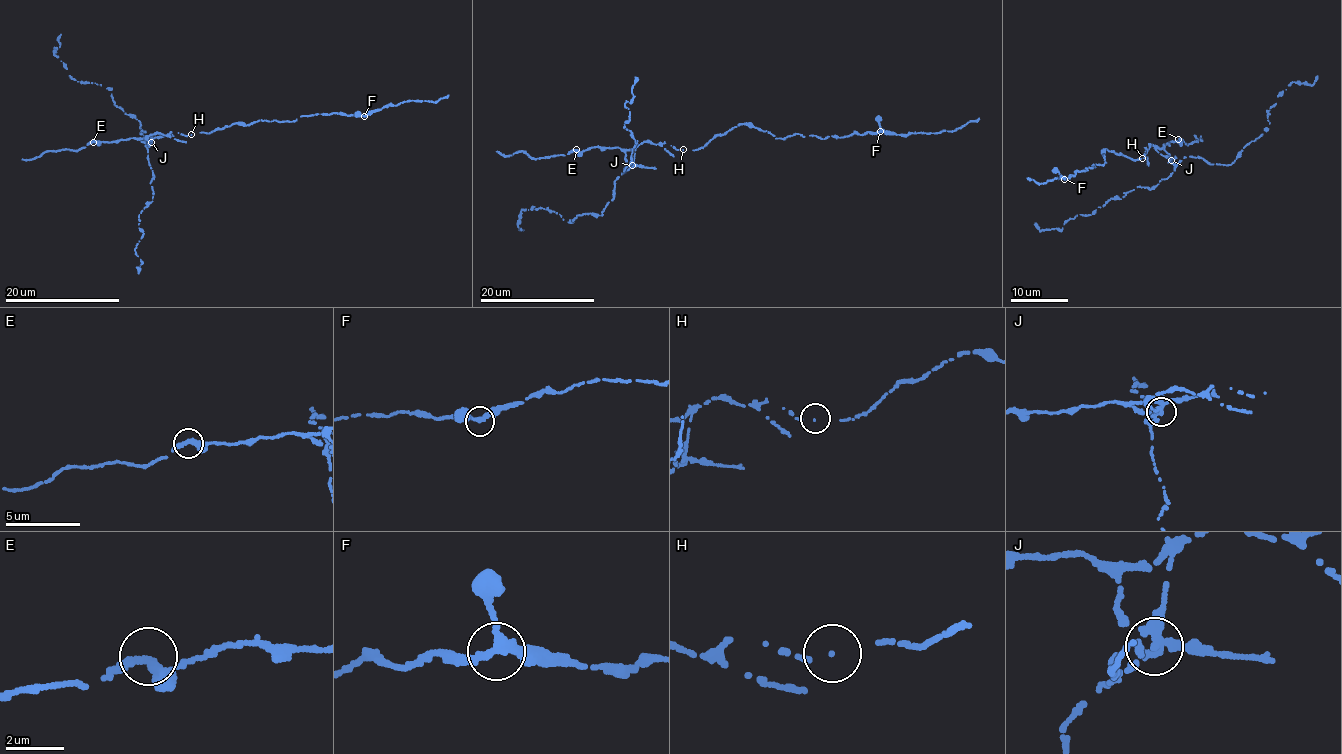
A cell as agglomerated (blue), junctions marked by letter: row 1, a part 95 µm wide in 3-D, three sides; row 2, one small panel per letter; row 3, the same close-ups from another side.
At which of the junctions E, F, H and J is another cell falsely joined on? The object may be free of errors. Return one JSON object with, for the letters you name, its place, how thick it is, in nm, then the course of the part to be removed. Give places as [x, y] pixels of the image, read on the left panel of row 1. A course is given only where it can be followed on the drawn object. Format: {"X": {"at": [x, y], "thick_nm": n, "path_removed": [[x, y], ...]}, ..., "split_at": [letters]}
{"J": {"at": [151, 142], "thick_nm": 280, "path_removed": [[151, 142], [147, 144], [137, 119], [116, 107], [110, 90], [95, 82], [71, 79], [53, 53], [61, 34]]}, "split_at": ["J"]}

